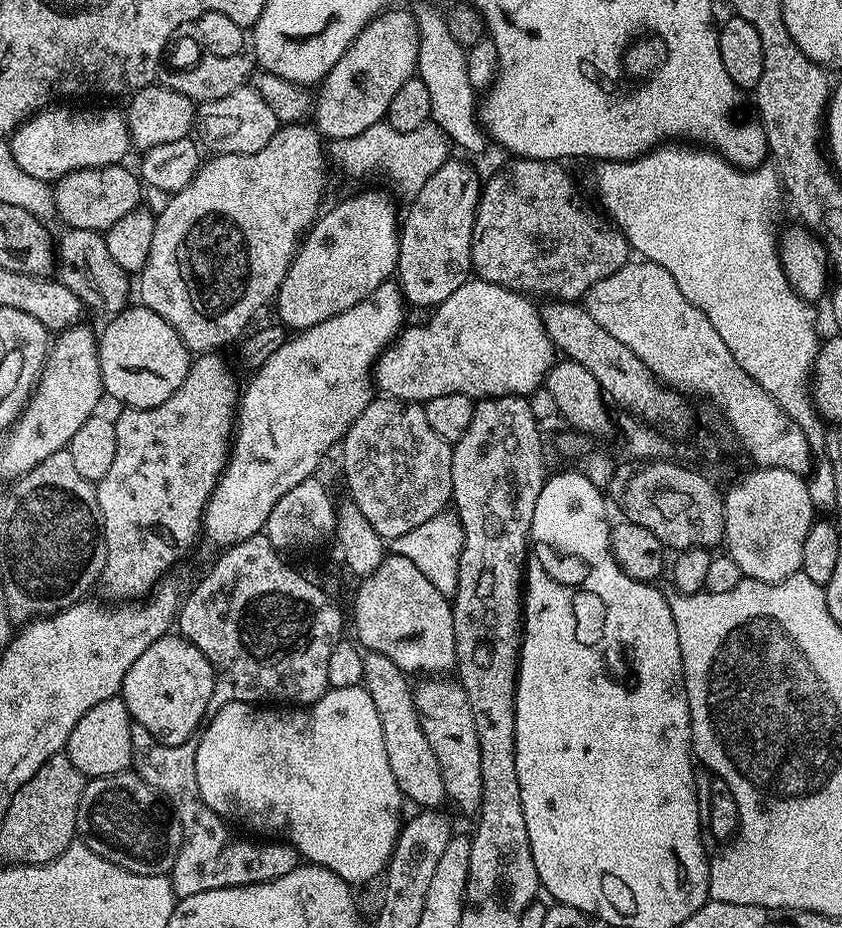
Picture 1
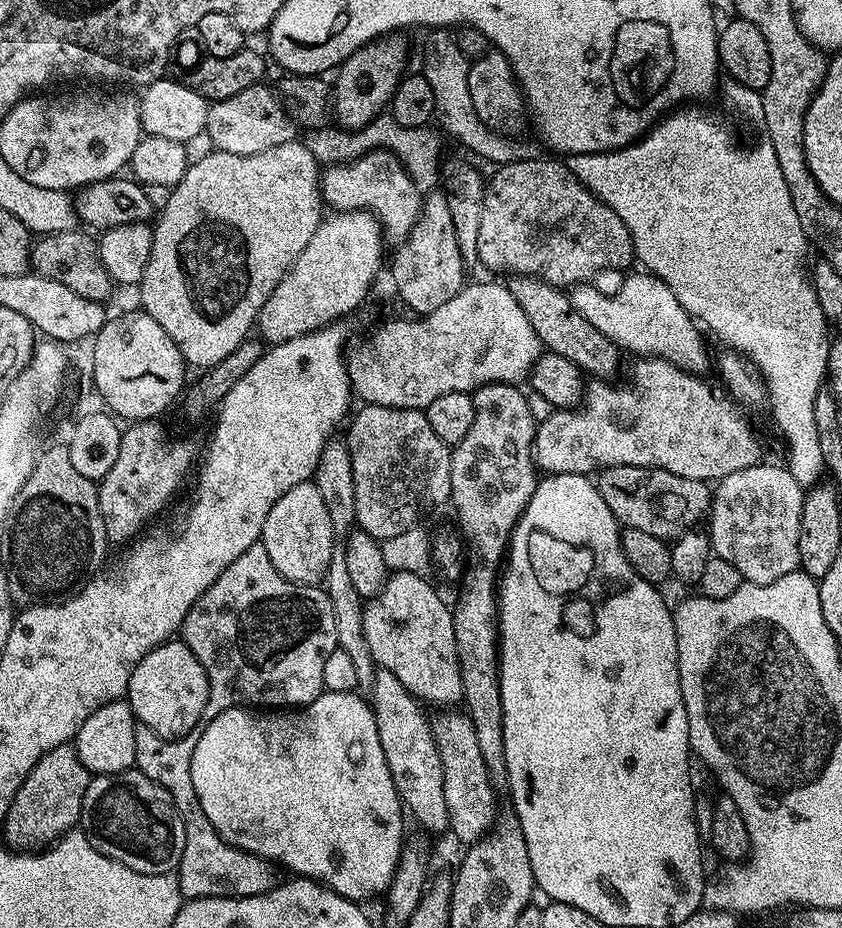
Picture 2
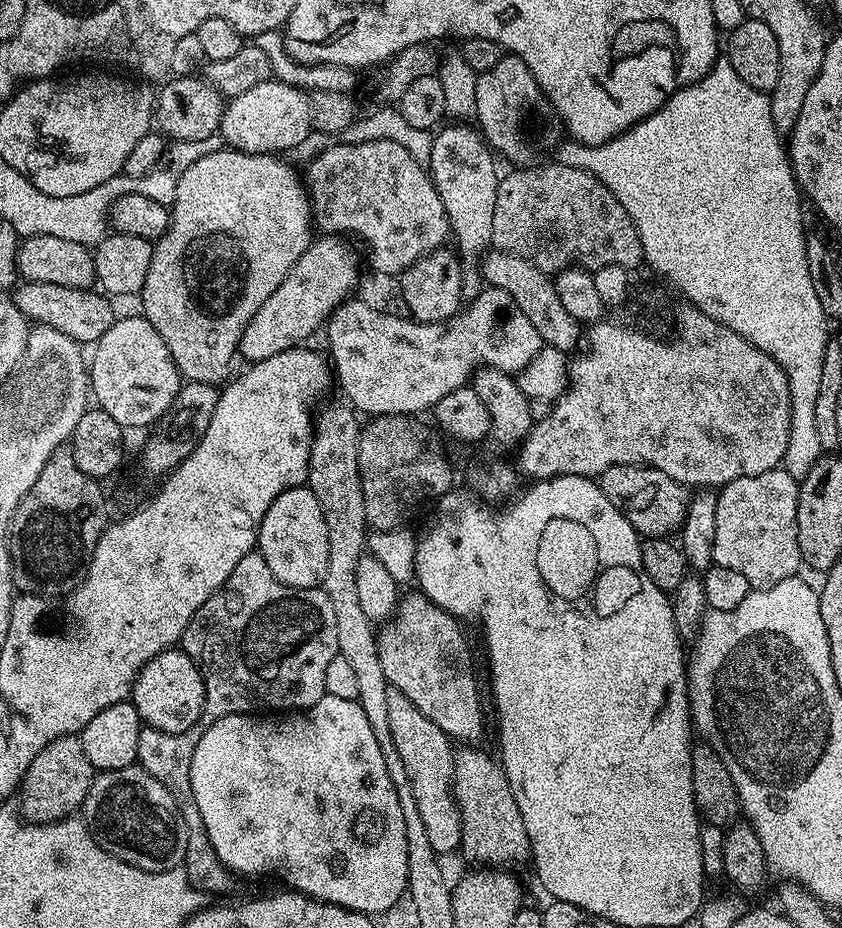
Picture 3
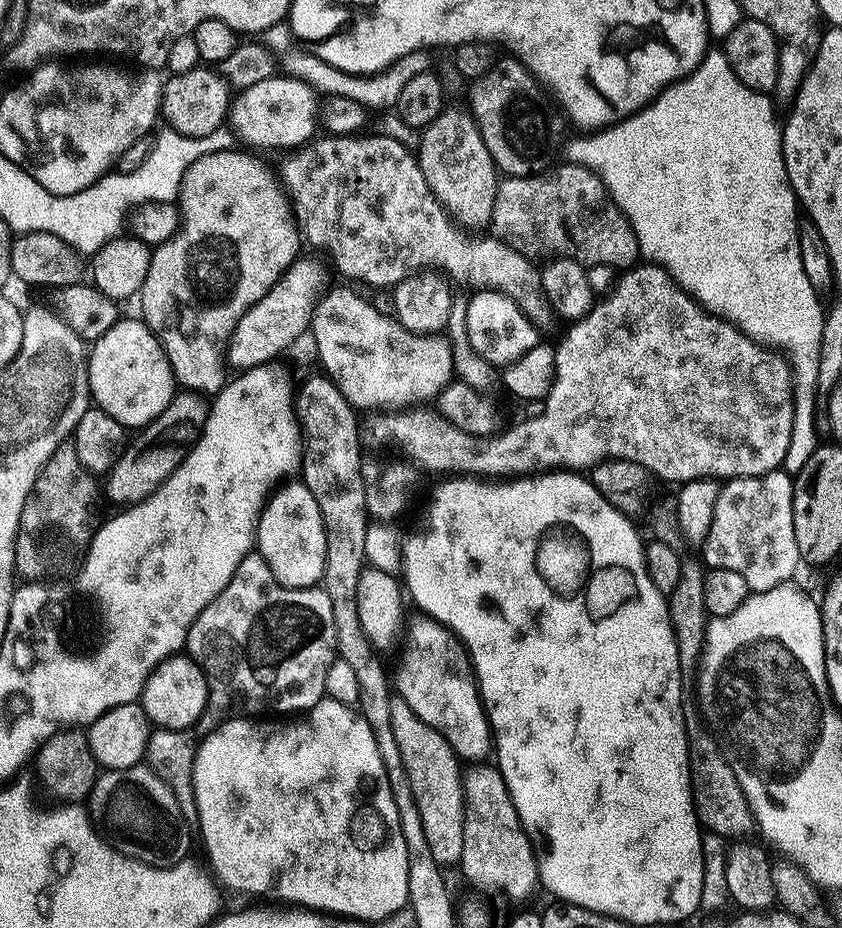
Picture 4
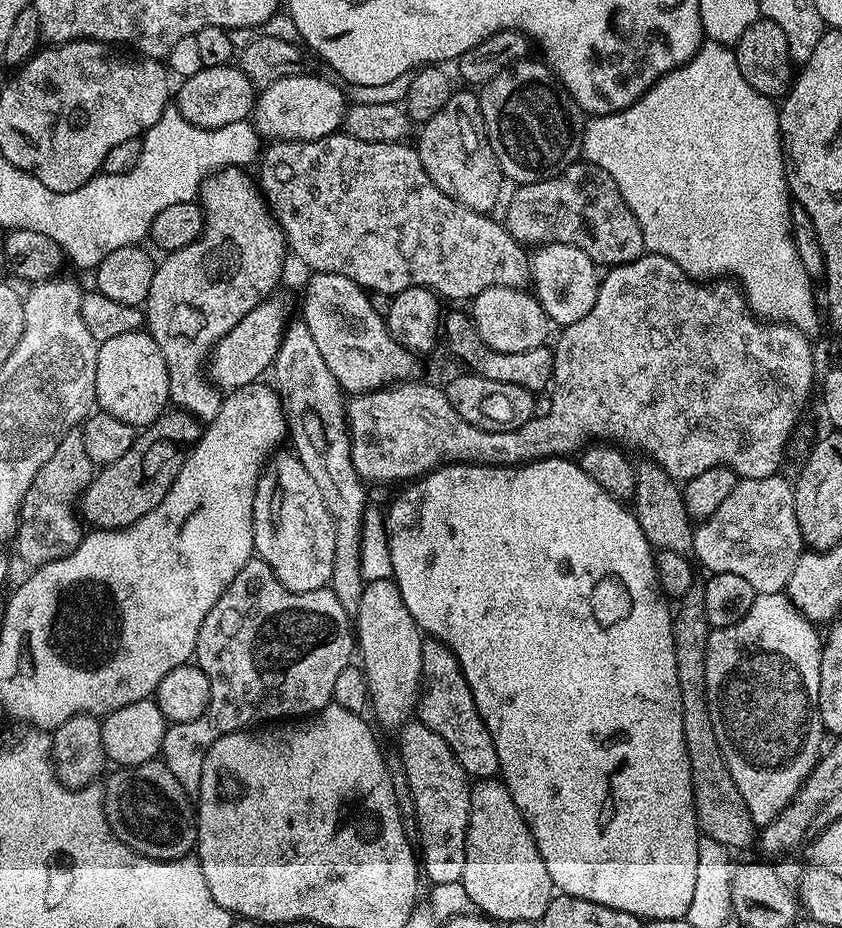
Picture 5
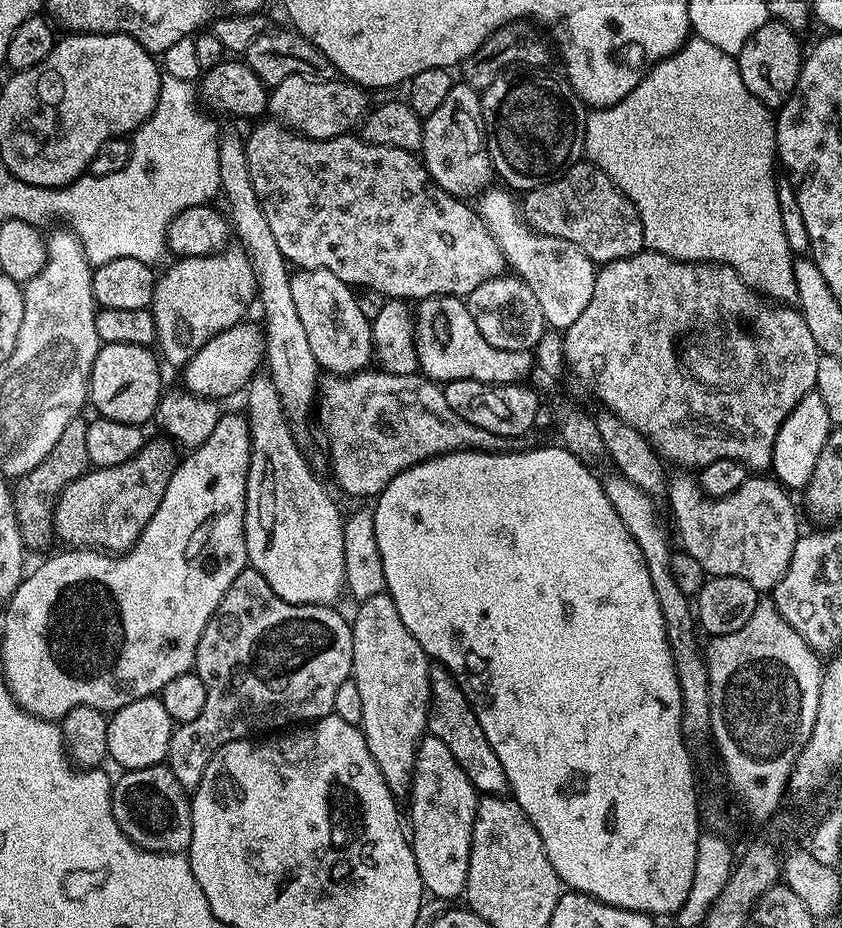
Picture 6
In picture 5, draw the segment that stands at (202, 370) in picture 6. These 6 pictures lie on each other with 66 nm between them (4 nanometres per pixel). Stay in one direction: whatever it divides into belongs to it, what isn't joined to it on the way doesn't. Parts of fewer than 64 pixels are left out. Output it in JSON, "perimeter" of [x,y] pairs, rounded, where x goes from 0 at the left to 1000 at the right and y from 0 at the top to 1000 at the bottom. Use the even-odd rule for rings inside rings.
{"perimeter":[[[315,321],[297,338],[286,343],[258,370],[249,380],[245,401],[251,413],[261,420],[279,420],[303,415],[309,404],[317,402],[328,384],[328,374],[336,361],[337,334],[333,327]]]}

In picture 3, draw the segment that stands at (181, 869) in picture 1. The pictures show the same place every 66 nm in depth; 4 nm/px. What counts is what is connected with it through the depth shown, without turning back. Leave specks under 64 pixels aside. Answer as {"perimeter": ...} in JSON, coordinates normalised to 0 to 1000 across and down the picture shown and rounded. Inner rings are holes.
{"perimeter":[[[175,782],[167,783],[162,818],[165,827],[172,828],[183,838],[188,838],[188,843],[192,843],[192,847],[197,851],[202,851],[202,856],[208,860],[214,878],[219,883],[219,890],[223,894],[223,911],[216,934],[222,940],[223,947],[239,961],[251,963],[251,961],[273,960],[278,944],[259,925],[259,920],[254,920],[254,916],[249,912],[249,903],[242,893],[240,877],[235,877],[235,869],[230,864],[230,856],[228,855],[226,821],[230,817],[230,804],[235,804],[235,795],[241,793],[242,784],[238,782],[211,791],[190,789],[185,784]]]}

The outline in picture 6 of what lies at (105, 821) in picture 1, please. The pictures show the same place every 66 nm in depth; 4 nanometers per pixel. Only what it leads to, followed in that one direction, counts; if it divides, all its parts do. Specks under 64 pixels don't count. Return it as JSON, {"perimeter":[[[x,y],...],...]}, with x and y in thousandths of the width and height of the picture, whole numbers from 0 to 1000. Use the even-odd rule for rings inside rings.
{"perimeter":[[[198,822],[144,831],[133,846],[133,872],[143,893],[175,918],[222,919],[228,902],[224,855],[207,838]]]}

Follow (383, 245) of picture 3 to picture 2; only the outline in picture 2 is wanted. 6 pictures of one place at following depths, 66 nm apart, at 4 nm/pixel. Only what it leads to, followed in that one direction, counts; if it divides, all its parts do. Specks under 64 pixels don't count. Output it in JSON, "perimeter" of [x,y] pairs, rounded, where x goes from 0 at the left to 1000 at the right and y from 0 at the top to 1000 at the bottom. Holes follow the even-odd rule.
{"perimeter":[[[439,163],[423,172],[391,177],[380,192],[380,210],[394,228],[439,228],[456,248],[457,260],[473,265],[489,250],[501,227],[501,208],[477,175],[463,163]]]}

